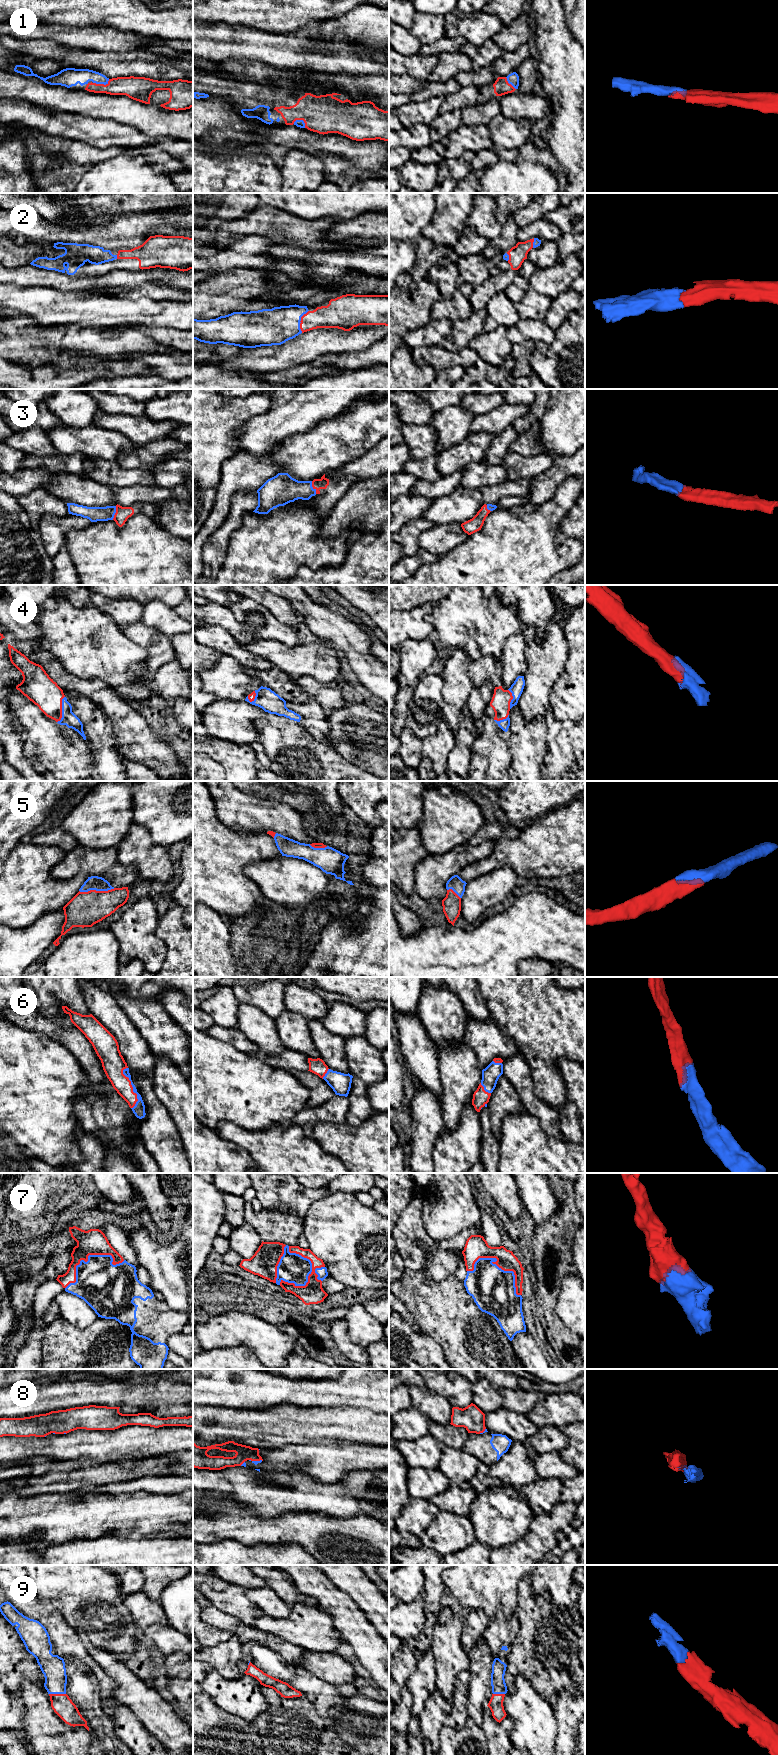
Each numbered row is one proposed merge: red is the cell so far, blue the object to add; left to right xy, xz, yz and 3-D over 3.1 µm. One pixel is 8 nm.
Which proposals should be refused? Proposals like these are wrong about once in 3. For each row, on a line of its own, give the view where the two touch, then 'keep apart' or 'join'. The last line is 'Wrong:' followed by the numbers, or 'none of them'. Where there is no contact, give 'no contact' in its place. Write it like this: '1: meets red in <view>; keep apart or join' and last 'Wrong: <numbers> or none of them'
1: meets red in xy; join
2: meets red in xz; join
3: meets red in xz; join
4: meets red in xy; join
5: meets red in xy; join
6: meets red in xy; join
7: meets red in yz; join
8: meets red in xz; keep apart
9: meets red in xy; join
Wrong: 8

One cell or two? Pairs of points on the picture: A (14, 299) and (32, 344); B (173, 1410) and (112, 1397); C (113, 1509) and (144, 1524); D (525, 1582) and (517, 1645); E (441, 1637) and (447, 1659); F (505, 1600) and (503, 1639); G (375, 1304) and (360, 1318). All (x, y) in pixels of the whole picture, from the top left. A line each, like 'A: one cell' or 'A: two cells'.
A: two cells
B: two cells
C: one cell
D: one cell
E: one cell
F: two cells
G: two cells

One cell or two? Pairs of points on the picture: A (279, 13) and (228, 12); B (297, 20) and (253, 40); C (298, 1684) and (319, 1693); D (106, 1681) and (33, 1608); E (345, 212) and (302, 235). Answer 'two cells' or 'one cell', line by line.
A: one cell
B: two cells
C: one cell
D: one cell
E: two cells

